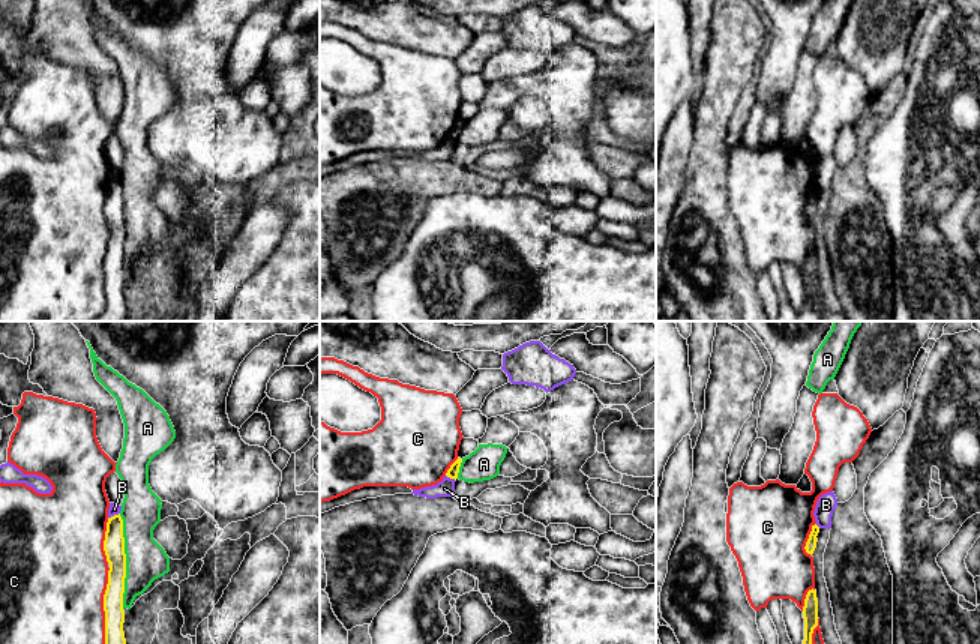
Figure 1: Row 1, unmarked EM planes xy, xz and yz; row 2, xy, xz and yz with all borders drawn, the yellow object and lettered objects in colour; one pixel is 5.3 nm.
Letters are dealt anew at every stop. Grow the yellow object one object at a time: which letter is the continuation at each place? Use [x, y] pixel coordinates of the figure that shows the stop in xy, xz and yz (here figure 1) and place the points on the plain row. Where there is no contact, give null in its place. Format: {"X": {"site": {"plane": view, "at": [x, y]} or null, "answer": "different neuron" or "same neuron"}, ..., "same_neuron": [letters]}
{"A": {"site": {"plane": "xy", "at": [125, 225]}, "answer": "different neuron"}, "B": {"site": {"plane": "xy", "at": [114, 179]}, "answer": "different neuron"}, "C": {"site": {"plane": "xy", "at": [105, 276]}, "answer": "different neuron"}, "same_neuron": []}

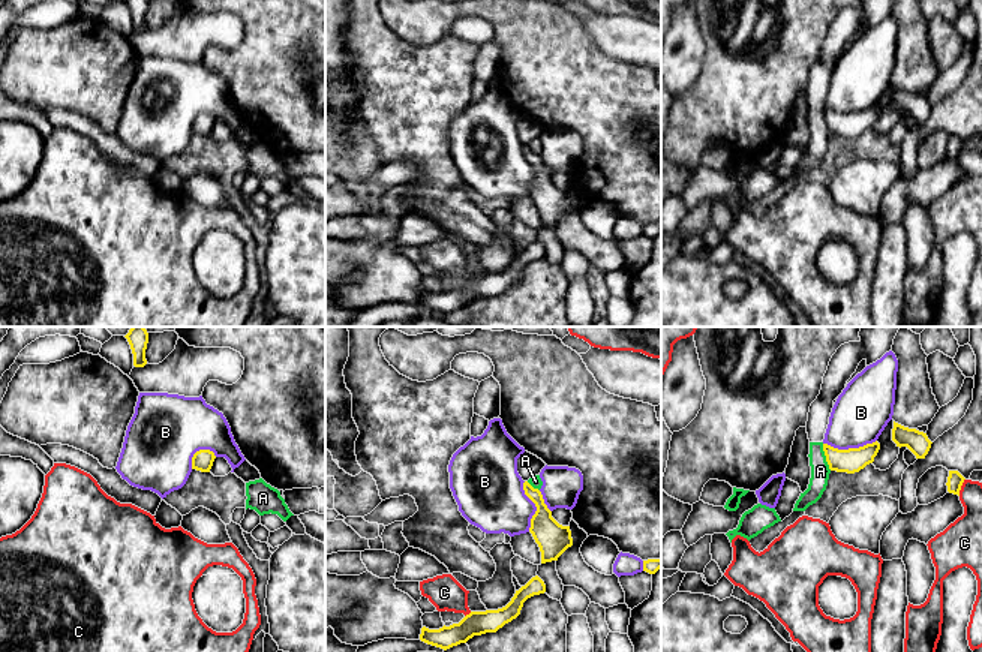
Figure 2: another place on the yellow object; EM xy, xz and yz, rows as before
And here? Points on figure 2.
{"A": {"site": {"plane": "yz", "at": [826, 122]}, "answer": "different neuron"}, "B": {"site": {"plane": "yz", "at": [849, 113]}, "answer": "different neuron"}, "C": {"site": {"plane": "yz", "at": [960, 152]}, "answer": "different neuron"}, "same_neuron": []}

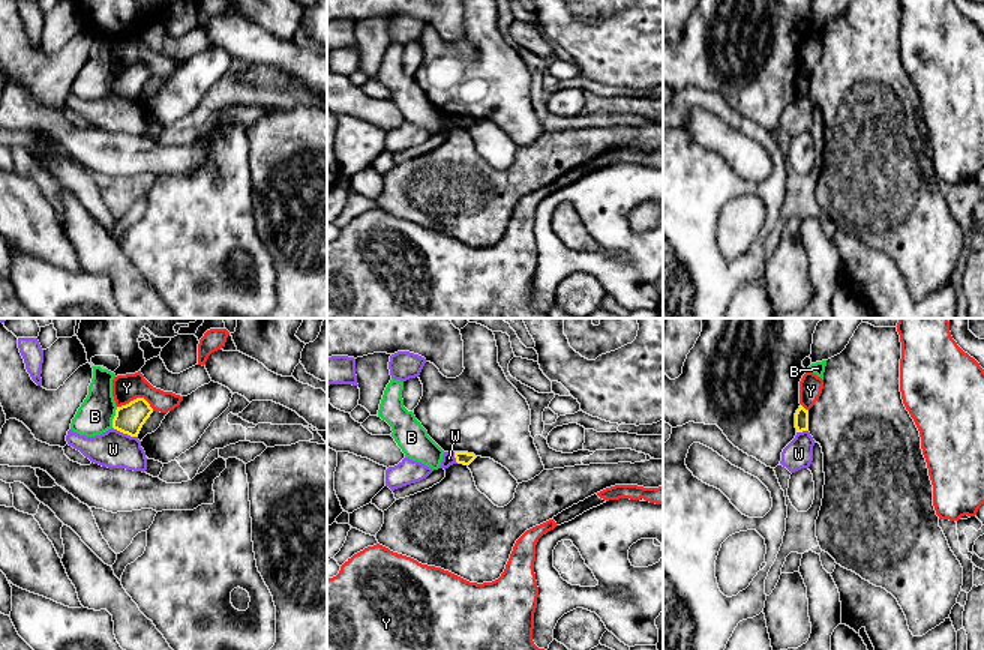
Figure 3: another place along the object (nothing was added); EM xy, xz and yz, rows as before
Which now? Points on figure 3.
{"B": {"site": {"plane": "xy", "at": [114, 81]}, "answer": "different neuron"}, "W": {"site": {"plane": "xy", "at": [125, 96]}, "answer": "different neuron"}, "Y": {"site": {"plane": "xy", "at": [137, 62]}, "answer": "different neuron"}, "same_neuron": []}

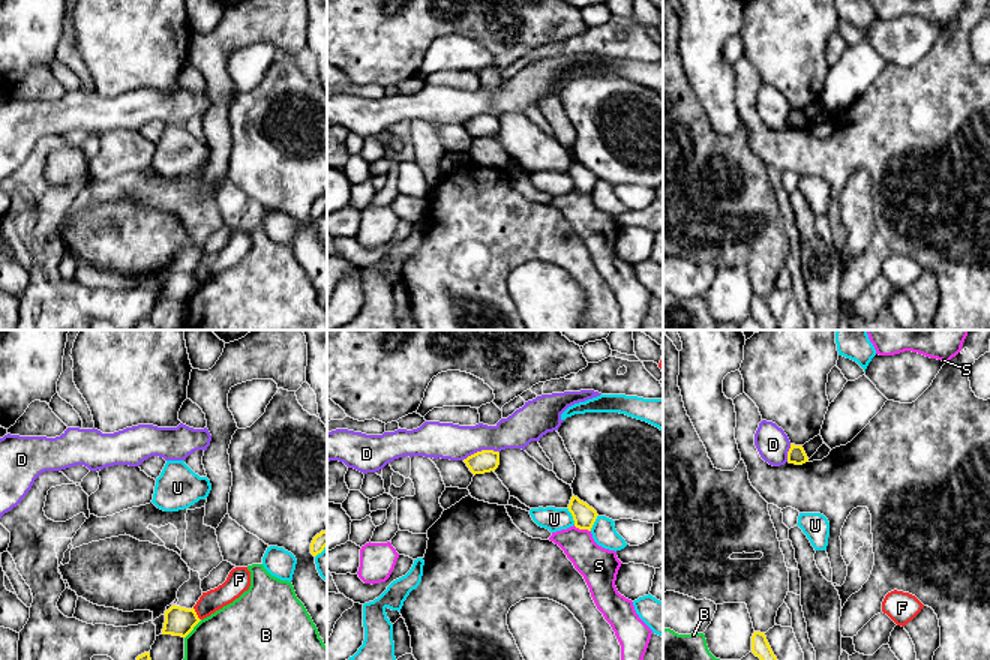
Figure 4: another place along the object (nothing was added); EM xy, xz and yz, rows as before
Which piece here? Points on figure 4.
{"B": {"site": {"plane": "xy", "at": [192, 293]}, "answer": "different neuron"}, "D": {"site": {"plane": "xz", "at": [479, 116]}, "answer": "different neuron"}, "F": {"site": {"plane": "xy", "at": [195, 278]}, "answer": "different neuron"}, "S": {"site": {"plane": "xz", "at": [582, 192]}, "answer": "different neuron"}, "U": {"site": {"plane": "xz", "at": [572, 179]}, "answer": "different neuron"}, "same_neuron": []}

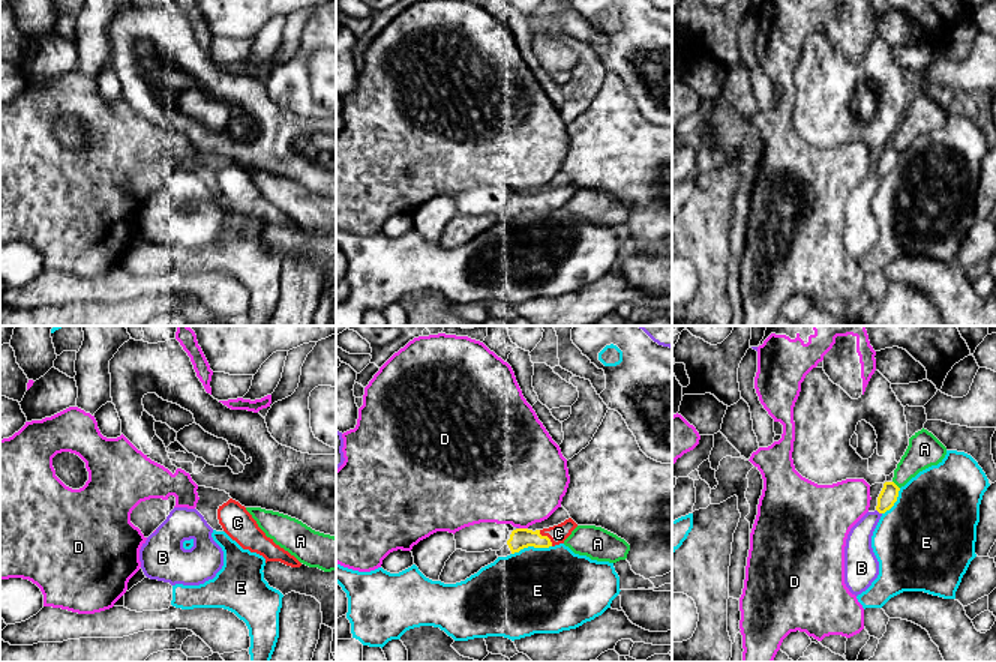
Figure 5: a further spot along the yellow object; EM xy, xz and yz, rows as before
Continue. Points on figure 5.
{"A": {"site": {"plane": "yz", "at": [896, 149]}, "answer": "different neuron"}, "B": {"site": {"plane": "yz", "at": [879, 176]}, "answer": "different neuron"}, "C": {"site": {"plane": "xz", "at": [546, 200]}, "answer": "same neuron"}, "D": {"site": {"plane": "xz", "at": [524, 192]}, "answer": "different neuron"}, "E": {"site": {"plane": "xz", "at": [531, 209]}, "answer": "different neuron"}, "same_neuron": ["C"]}

